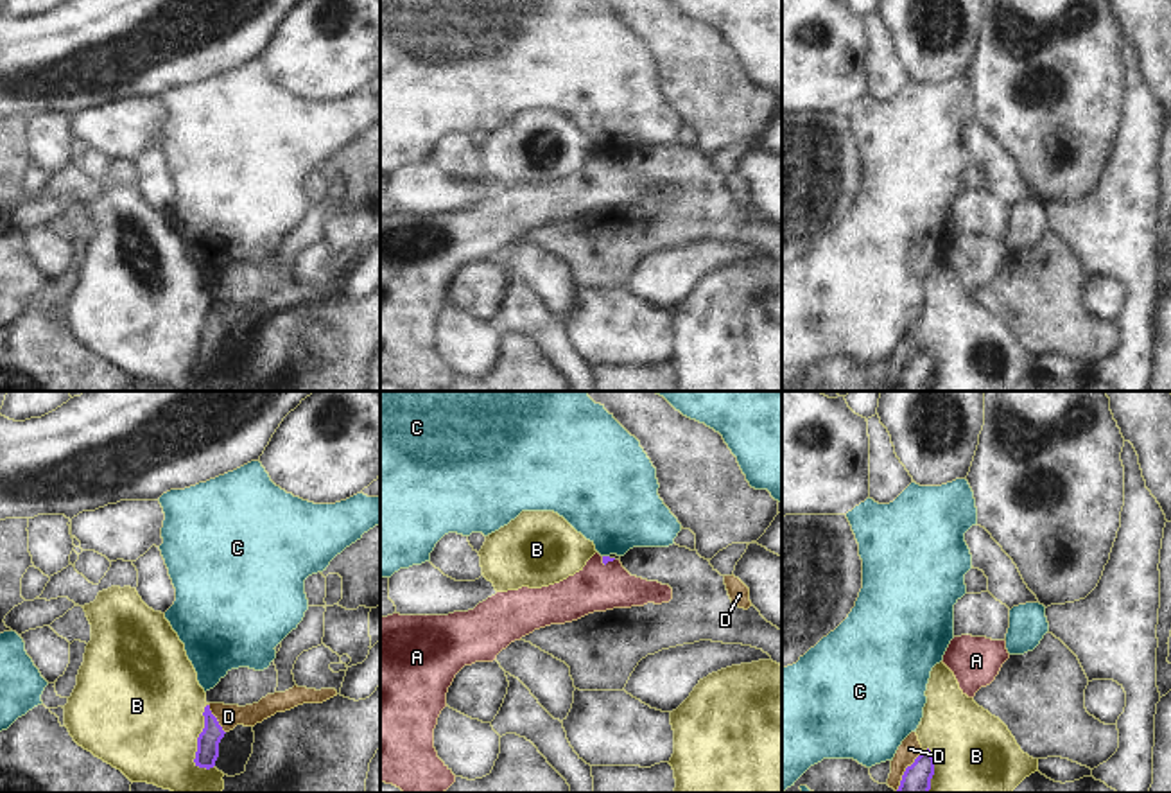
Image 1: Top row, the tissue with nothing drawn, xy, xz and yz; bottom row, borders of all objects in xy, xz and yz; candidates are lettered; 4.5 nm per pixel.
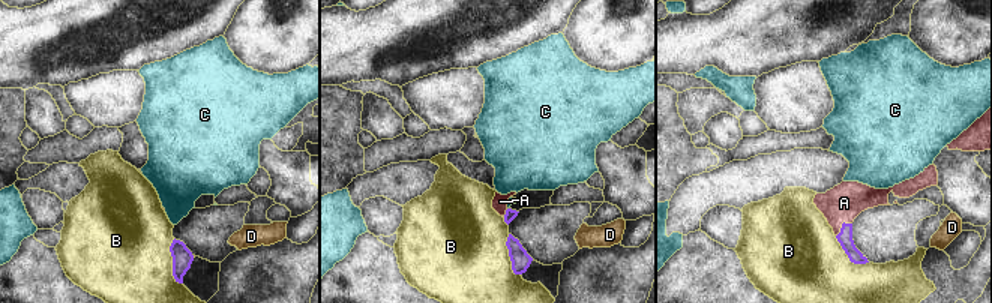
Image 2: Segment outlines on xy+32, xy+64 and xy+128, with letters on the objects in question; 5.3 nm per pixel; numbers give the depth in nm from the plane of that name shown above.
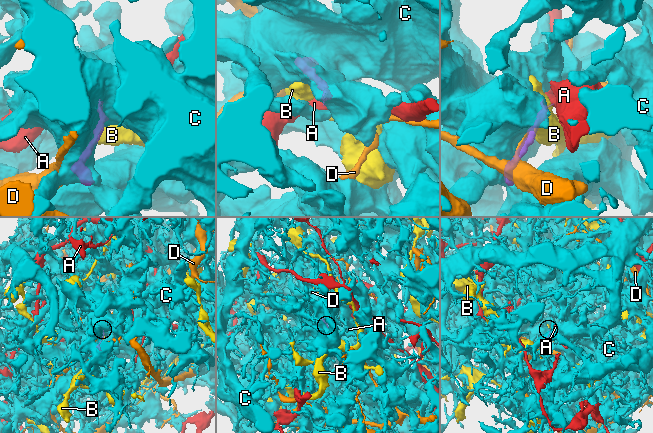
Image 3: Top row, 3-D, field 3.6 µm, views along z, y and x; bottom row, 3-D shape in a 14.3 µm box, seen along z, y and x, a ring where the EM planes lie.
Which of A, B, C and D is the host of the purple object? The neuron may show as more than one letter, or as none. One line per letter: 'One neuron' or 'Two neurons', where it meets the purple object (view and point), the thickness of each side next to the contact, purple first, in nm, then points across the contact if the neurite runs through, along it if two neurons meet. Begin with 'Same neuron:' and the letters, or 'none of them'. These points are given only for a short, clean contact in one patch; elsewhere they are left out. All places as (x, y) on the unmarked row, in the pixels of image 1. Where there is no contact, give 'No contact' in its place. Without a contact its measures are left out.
Same neuron: A
A: One neuron. Touches purple at xz (607, 160). Thickness 30 nm (purple) against 220 nm. Path across: xz (605, 156), (607, 160), (603, 180), (598, 185)
B: Two neurons. Touches purple at xy (198, 339). Thickness 100 nm (purple) against 480 nm
C: Two neurons. Touches purple at xz (607, 155). Thickness 30 nm (purple) against 400 nm
D: Two neurons. Touches purple at xy (216, 316). Thickness 100 nm (purple) against 110 nm

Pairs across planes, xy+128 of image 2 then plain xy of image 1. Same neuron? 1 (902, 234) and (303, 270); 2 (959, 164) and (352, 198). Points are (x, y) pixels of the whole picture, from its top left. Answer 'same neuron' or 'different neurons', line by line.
1: different neurons
2: different neurons

